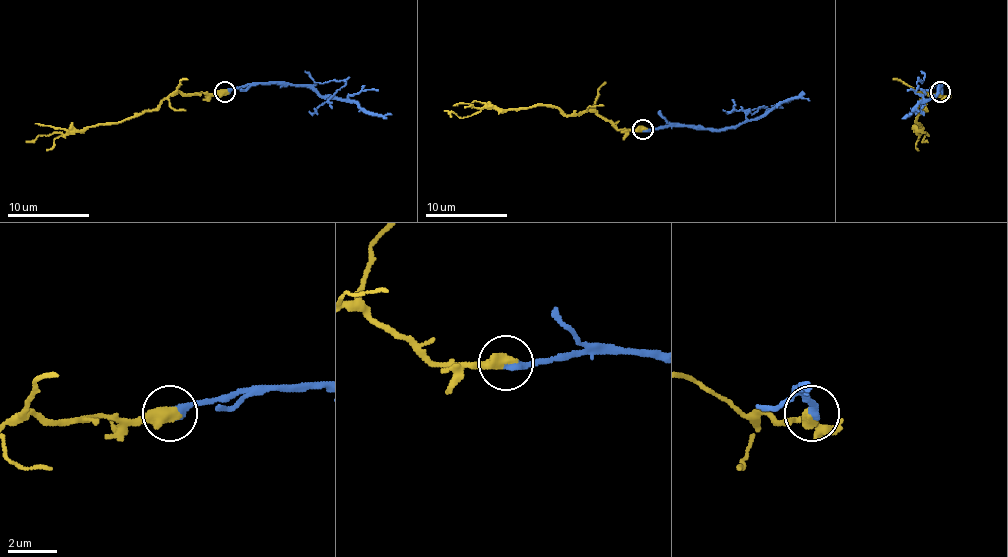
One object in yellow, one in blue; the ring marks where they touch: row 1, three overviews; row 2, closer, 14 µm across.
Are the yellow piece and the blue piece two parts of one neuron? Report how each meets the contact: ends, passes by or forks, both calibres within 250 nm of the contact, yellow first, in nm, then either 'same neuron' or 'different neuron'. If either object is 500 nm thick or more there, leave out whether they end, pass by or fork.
calibres 550 and 360 nm; same neuron

